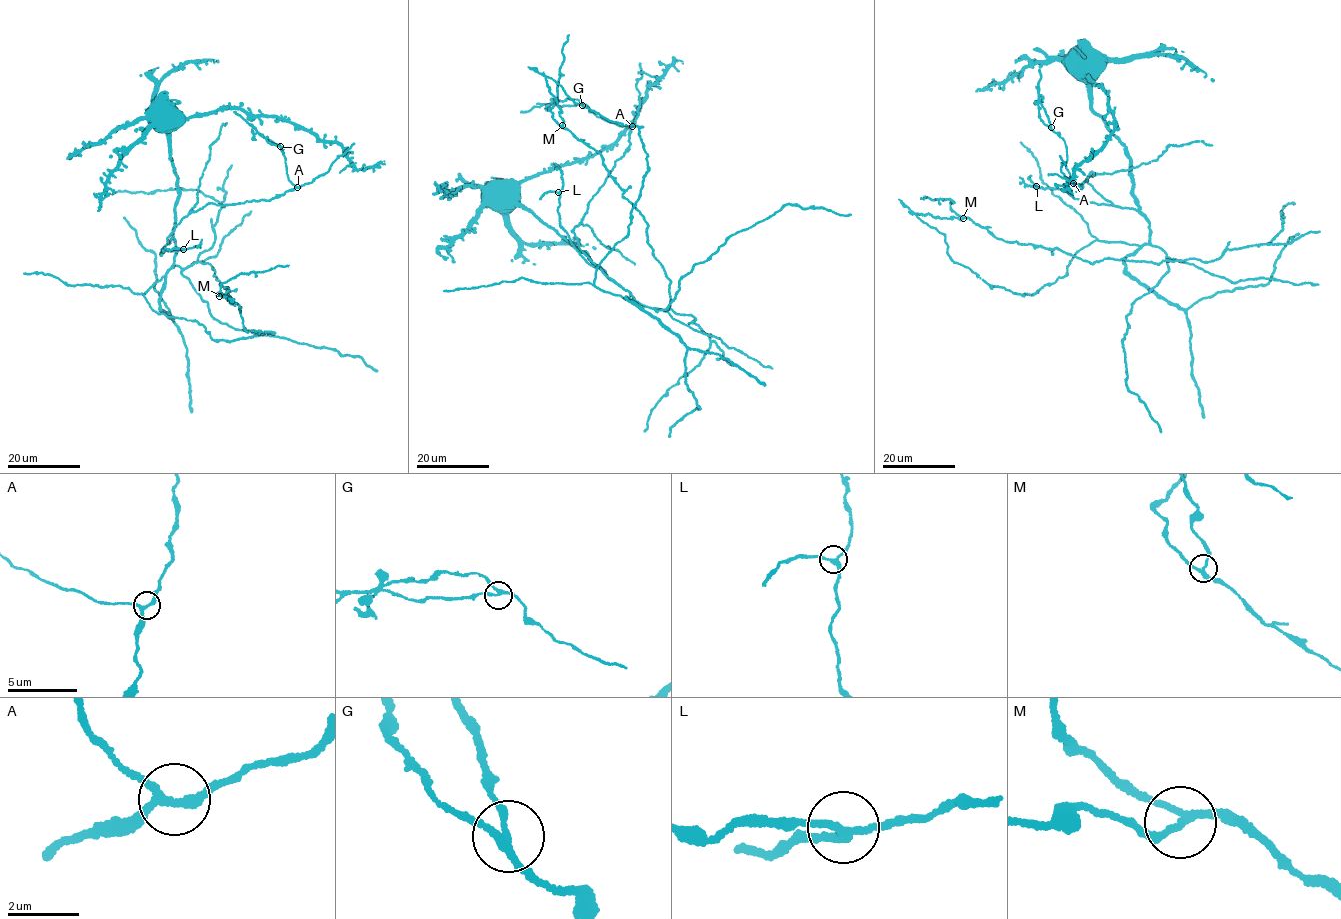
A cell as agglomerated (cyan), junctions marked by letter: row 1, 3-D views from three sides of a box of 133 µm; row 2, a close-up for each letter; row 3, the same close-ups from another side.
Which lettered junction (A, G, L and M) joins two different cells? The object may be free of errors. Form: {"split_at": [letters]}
{"split_at": ["G"]}

